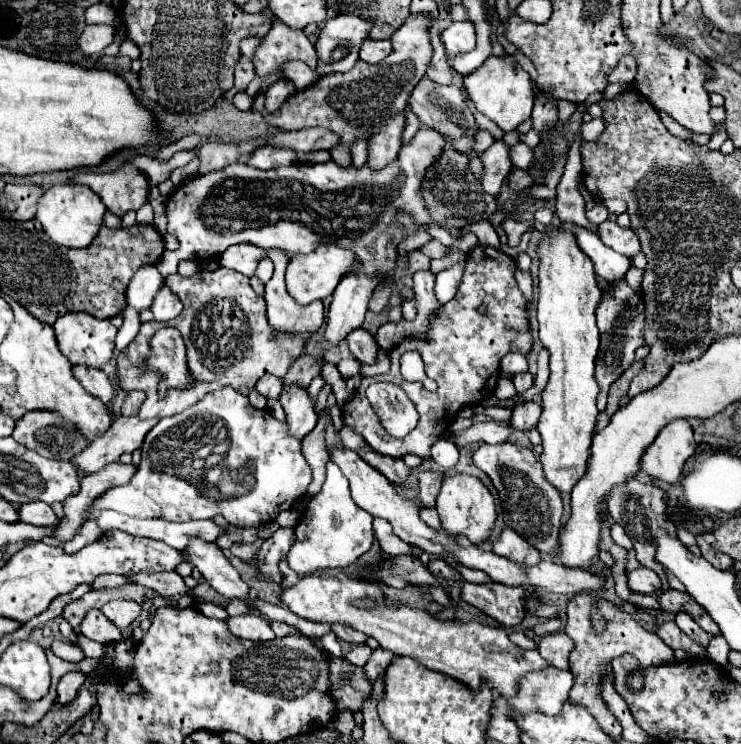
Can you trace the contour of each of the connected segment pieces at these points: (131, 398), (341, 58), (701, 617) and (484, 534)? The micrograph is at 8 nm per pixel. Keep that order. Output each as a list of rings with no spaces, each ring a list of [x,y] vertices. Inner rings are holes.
[[[128,392],[126,400],[122,404],[122,416],[134,416],[134,414],[138,414],[144,398],[146,398],[146,394],[142,394],[142,392]]]
[[[338,14],[326,22],[316,40],[318,68],[320,76],[332,72],[350,70],[356,60],[364,40],[368,40],[370,22],[358,18],[356,14]]]
[[[670,589],[666,590],[662,596],[660,596],[660,608],[664,612],[678,613],[684,611],[690,614],[702,630],[706,632],[712,632],[712,634],[718,634],[718,624],[704,612],[704,609],[686,593],[678,590]]]
[[[468,474],[444,476],[442,490],[436,498],[436,510],[442,522],[442,530],[446,530],[446,534],[454,534],[454,538],[466,536],[476,546],[480,546],[490,538],[490,532],[496,524],[496,506],[492,494],[478,478]]]

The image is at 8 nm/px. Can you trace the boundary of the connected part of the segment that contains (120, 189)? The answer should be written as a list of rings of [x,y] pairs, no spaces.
[[[126,164],[110,174],[78,172],[72,182],[90,186],[90,190],[94,190],[106,208],[116,216],[124,216],[130,210],[136,212],[148,202],[150,184],[146,176],[132,164]]]

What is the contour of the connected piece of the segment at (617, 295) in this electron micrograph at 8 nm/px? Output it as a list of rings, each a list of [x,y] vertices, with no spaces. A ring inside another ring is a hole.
[[[624,280],[610,286],[612,294],[604,294],[598,306],[598,330],[600,330],[600,350],[596,358],[596,382],[600,386],[600,412],[606,408],[606,396],[610,384],[616,382],[624,370],[634,360],[634,350],[644,344],[642,330],[644,330],[644,300],[642,294],[634,292]]]

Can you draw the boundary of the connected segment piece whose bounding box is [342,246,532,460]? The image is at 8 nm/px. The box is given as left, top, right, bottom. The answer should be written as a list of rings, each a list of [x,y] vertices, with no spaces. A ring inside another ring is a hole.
[[[476,246],[468,254],[466,270],[462,284],[454,296],[452,302],[444,304],[430,326],[432,342],[418,342],[418,340],[406,340],[400,346],[396,346],[390,352],[392,368],[384,376],[372,376],[362,378],[362,384],[358,392],[354,392],[352,400],[344,404],[344,424],[352,426],[374,450],[380,454],[402,458],[406,454],[416,454],[420,458],[430,458],[430,446],[440,438],[440,434],[450,426],[450,422],[456,418],[456,412],[462,406],[474,406],[482,400],[490,398],[496,388],[498,380],[498,366],[506,352],[510,350],[522,350],[522,354],[528,354],[532,350],[532,336],[518,336],[528,332],[530,334],[530,322],[526,314],[526,298],[518,290],[518,284],[514,280],[516,262],[500,252],[500,260],[490,256],[488,248]],[[484,304],[488,308],[488,316],[478,314],[478,306]],[[408,350],[414,350],[422,356],[426,376],[432,378],[438,384],[436,392],[428,392],[422,382],[408,382],[400,374],[400,356]],[[372,382],[392,382],[406,390],[410,400],[416,404],[416,410],[420,414],[418,426],[406,436],[406,438],[392,438],[386,434],[386,430],[380,426],[380,420],[376,412],[372,410],[366,388]]]

